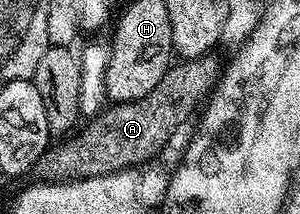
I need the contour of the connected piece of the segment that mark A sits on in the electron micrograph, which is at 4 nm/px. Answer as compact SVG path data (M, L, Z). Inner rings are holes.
M216 55L177 60L168 66L166 75L158 79L158 87L154 87L150 95L137 101L109 104L109 109L102 110L84 130L81 128L73 132L67 139L61 140L64 141L61 145L49 144L45 153L36 160L31 176L40 183L59 183L140 167L136 165L150 160L171 139L172 132L207 102L220 84L221 76L222 61L220 65Z

